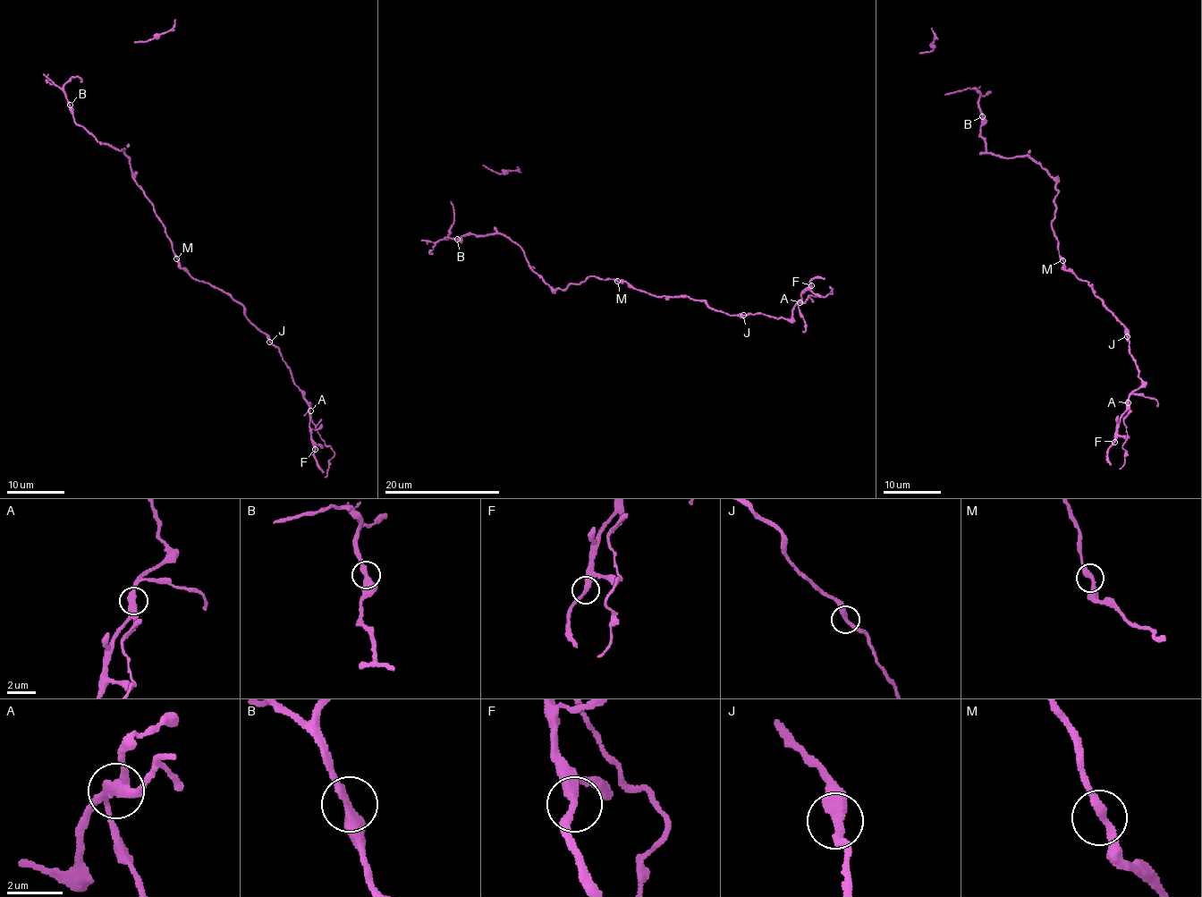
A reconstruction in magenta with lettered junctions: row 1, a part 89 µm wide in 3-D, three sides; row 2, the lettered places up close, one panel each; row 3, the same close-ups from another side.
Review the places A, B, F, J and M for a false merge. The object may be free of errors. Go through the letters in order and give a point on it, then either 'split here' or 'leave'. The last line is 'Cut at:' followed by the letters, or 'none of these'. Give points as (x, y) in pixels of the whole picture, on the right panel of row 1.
A: at (1128, 402); split here
B: at (982, 116); leave
F: at (1114, 442); leave
J: at (1127, 336); leave
M: at (1062, 260); leave
Cut at: A

